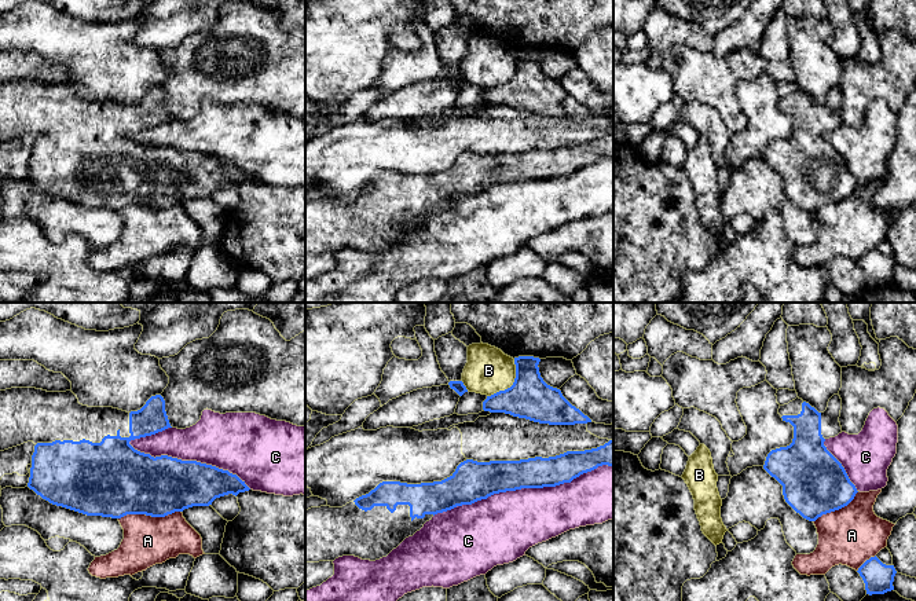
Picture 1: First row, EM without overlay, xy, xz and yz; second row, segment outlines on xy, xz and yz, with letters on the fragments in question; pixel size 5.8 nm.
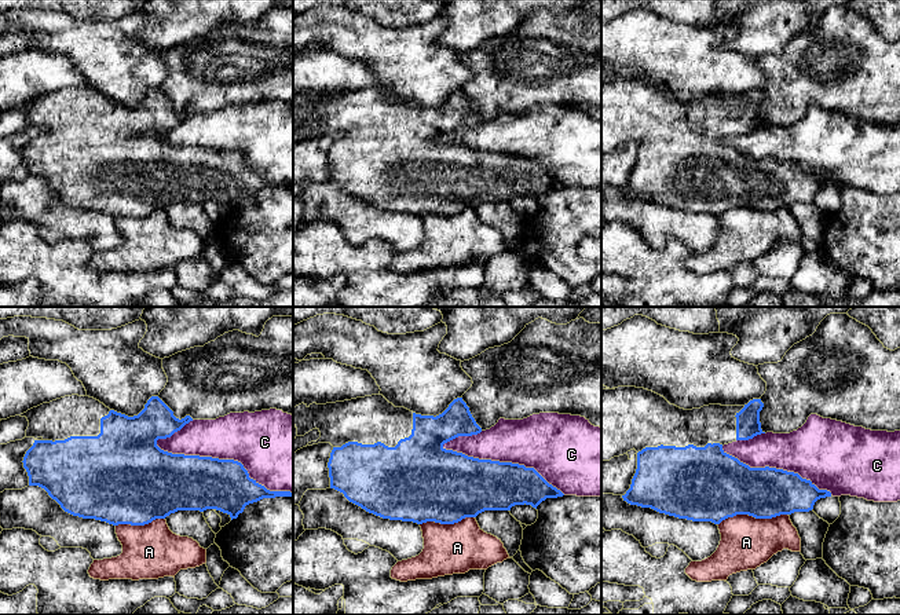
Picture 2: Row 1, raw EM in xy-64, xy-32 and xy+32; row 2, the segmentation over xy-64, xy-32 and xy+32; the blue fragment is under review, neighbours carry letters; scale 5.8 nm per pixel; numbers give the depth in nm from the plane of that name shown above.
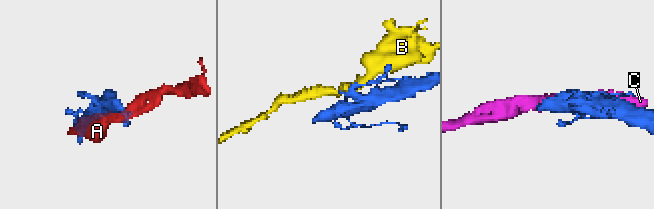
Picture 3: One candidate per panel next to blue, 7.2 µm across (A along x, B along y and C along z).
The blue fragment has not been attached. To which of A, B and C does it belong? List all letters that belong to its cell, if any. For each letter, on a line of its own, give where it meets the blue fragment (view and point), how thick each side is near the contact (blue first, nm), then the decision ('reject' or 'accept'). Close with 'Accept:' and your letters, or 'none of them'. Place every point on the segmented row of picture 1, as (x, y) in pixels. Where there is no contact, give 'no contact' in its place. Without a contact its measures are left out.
A: meets blue in xy at (149, 515); 380 nm thick on the blue side, 280 nm on the other; reject
B: meets blue in xz at (513, 384); 240 nm thick on the blue side, 280 nm on the other; reject
C: meets blue in xz at (523, 487); 200 nm thick on the blue side, 380 nm on the other; reject
Accept: none of them

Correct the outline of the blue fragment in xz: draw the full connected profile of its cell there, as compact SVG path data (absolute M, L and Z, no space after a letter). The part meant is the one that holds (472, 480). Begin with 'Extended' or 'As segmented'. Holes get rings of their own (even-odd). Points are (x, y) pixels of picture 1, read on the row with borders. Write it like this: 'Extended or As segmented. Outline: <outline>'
Extended. Outline: M613 440L597 448L567 451L549 458L535 457L520 461L490 462L466 459L457 466L450 477L441 481L421 484L382 481L369 494L342 507L320 506L305 510L305 564L334 561L342 556L375 561L386 557L437 513L472 505L499 492L571 483L580 474L602 465L613 466Z

